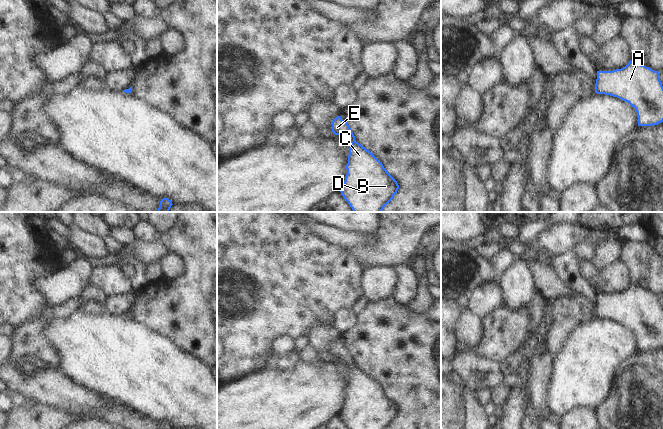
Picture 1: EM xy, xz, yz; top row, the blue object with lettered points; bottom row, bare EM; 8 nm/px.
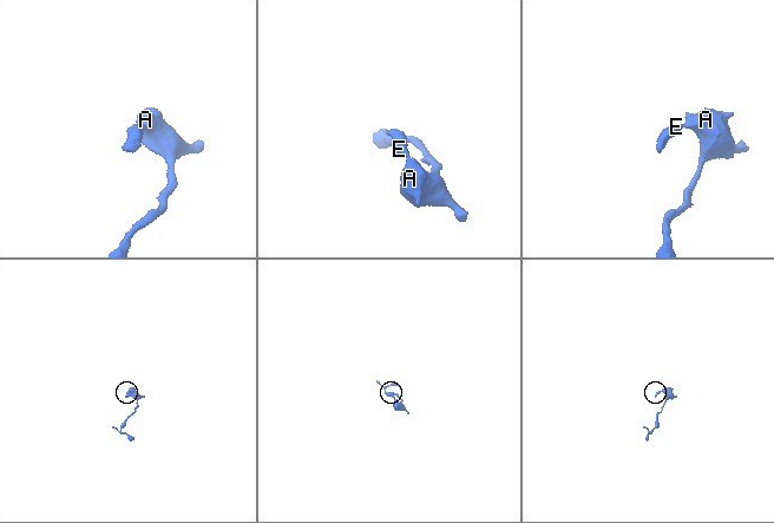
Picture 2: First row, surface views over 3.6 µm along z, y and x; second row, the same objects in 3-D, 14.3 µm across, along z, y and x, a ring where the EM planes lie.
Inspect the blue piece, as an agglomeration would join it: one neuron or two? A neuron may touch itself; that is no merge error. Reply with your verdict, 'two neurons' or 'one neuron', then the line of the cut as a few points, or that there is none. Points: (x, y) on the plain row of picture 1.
one neuron; no cut

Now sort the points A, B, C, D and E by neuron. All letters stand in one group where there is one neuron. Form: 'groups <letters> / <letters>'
groups A B C D E

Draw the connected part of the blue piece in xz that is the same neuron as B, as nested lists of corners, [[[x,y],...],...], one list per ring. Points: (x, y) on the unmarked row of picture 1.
[[[341,340],[332,345],[332,356],[350,366],[347,398],[341,419],[349,429],[387,429],[399,409],[383,388],[355,364],[351,352]]]

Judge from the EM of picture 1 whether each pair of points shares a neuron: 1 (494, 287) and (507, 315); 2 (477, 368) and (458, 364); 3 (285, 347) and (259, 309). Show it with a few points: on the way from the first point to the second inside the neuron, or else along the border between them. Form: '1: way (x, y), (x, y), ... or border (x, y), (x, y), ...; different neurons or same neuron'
1: border (503, 301), (484, 317); different neurons
2: way (472, 368), (463, 365); same neuron
3: border (294, 338), (281, 335), (275, 340), (272, 349); different neurons

